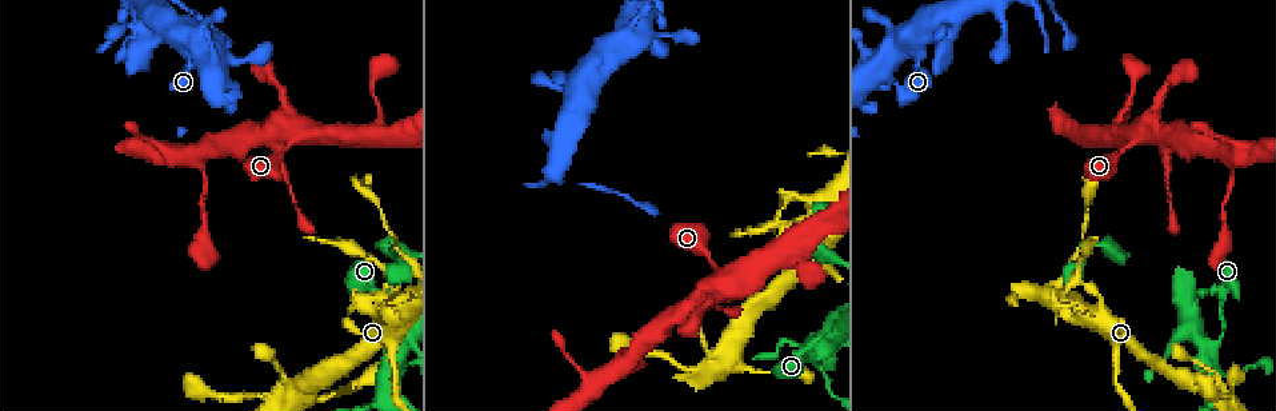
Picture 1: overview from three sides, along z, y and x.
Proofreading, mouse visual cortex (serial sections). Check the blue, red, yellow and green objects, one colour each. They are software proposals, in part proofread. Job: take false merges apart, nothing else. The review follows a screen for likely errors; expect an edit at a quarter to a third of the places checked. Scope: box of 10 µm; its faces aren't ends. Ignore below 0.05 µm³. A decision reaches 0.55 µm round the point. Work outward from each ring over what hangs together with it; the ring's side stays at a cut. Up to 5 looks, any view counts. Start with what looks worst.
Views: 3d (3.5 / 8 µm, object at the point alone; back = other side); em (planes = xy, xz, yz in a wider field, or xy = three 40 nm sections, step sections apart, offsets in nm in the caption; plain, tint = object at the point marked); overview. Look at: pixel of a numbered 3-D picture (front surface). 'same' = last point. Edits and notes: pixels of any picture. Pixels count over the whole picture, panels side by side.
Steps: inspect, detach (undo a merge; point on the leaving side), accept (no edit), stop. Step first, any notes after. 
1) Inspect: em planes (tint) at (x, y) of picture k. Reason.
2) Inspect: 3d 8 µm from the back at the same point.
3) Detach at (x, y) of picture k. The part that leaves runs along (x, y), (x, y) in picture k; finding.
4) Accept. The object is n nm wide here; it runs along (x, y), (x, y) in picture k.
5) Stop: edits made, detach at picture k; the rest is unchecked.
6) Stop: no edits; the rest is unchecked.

Inspect: 3d 8 µm at (1064, 299) of picture 1. Abrupt turn.

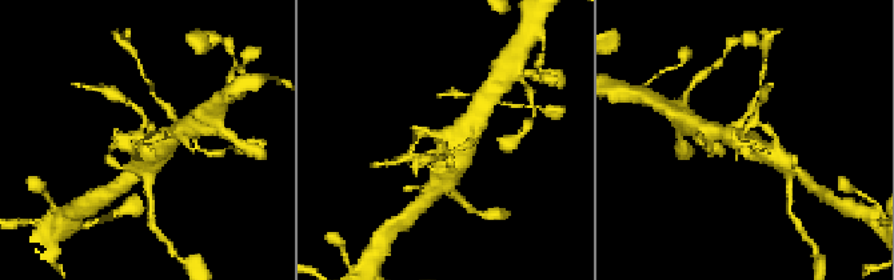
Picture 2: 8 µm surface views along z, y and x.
Inspect: 3d 3.5 µm at the same point. Zoom in.

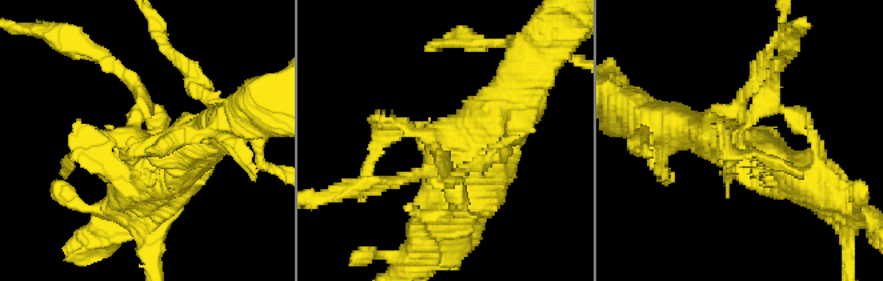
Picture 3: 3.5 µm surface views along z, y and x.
Detach at (116, 69) of picture 3. The part that leaves runs along (136, 123), (140, 89), (67, 44) in picture 3; a second cell is stuck on.

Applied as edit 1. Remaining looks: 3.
Inspect: 3d 3.5 µm from the back at (908, 43) of picture 1. Narrows sharply.

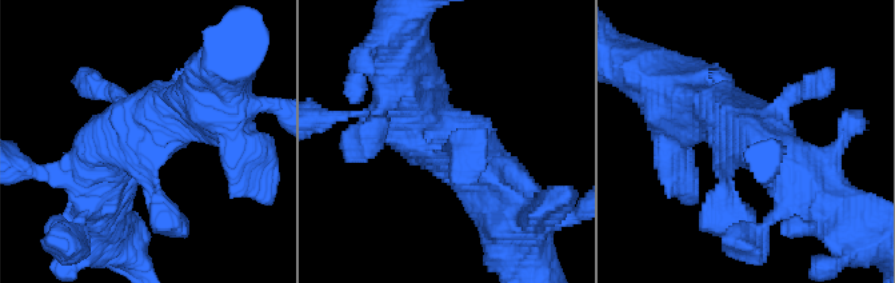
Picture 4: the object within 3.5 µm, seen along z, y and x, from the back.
Inspect: em xy step 5 (tint) at (134, 137) of picture 4. Need the tissue.

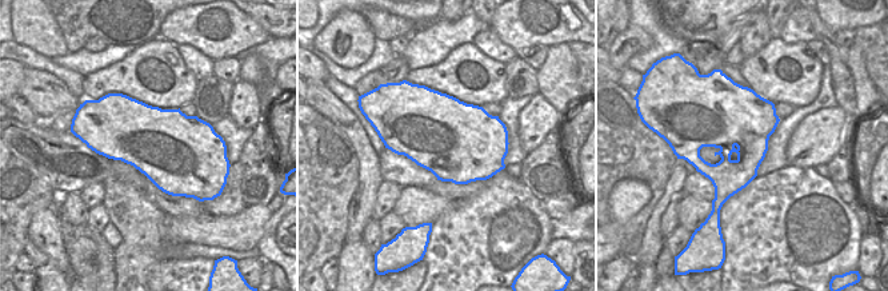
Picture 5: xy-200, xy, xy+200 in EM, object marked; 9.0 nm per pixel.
Accept. It runs along (163, 204), (130, 139), (200, 98) in picture 4; all the same cell.

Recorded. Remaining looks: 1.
Stop: edits made, detach at picture 3; the rest is unchecked.

